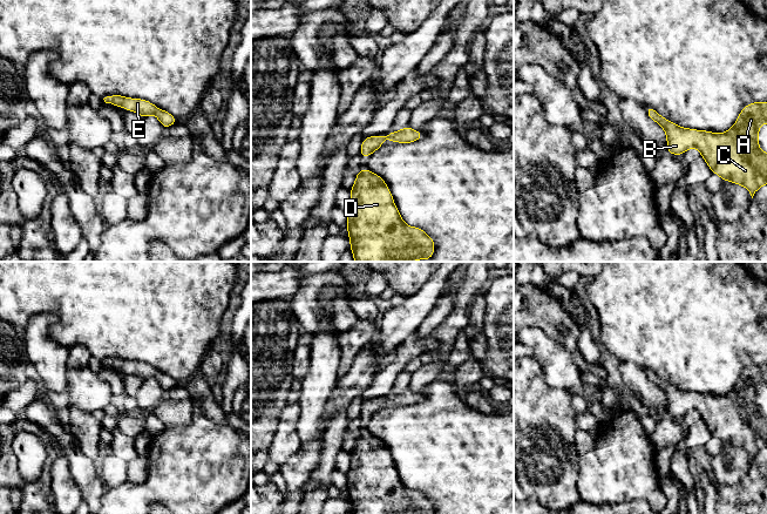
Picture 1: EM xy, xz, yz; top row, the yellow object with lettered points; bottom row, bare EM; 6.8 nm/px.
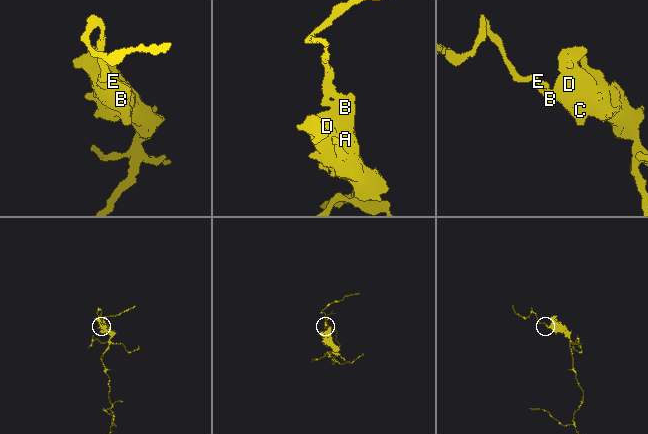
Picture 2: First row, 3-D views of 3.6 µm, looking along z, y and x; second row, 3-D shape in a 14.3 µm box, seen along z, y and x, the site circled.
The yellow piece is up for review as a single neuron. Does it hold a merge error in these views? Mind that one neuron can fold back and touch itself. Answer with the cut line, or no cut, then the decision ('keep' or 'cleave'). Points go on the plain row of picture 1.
cut none; keep

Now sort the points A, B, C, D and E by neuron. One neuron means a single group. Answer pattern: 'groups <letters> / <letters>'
groups A B C D E

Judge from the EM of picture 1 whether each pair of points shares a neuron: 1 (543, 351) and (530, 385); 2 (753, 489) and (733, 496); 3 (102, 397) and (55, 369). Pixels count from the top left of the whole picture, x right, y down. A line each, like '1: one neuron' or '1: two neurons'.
1: two neurons
2: one neuron
3: two neurons

